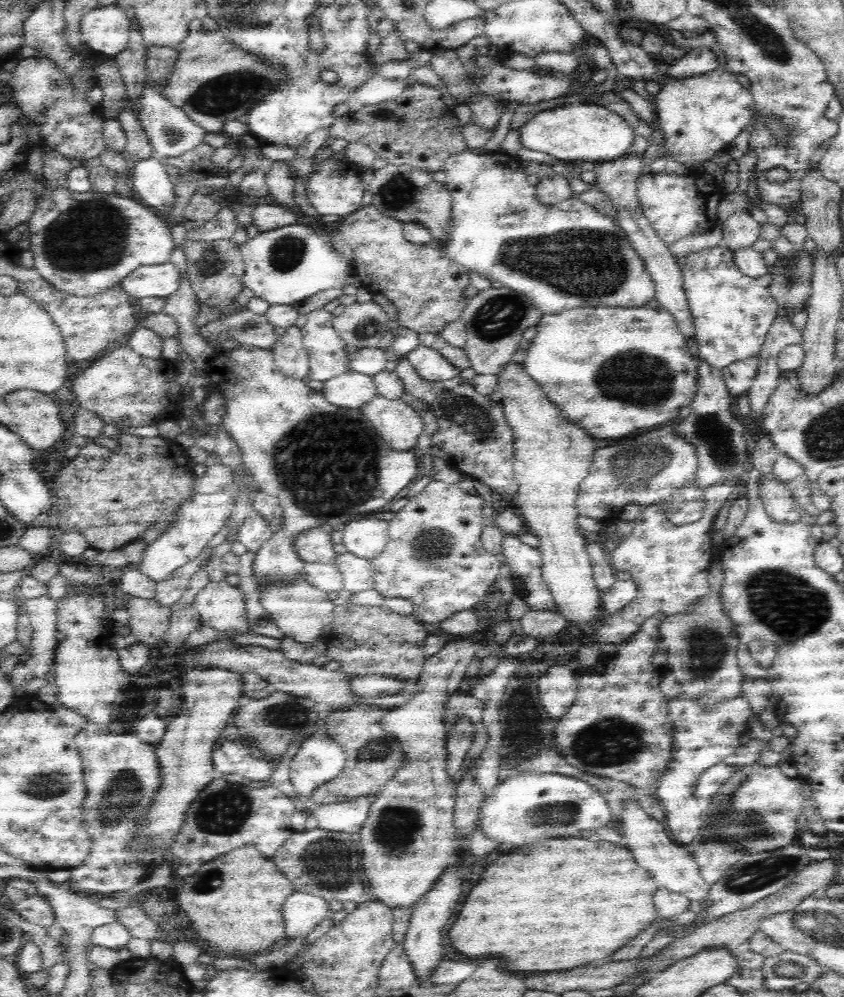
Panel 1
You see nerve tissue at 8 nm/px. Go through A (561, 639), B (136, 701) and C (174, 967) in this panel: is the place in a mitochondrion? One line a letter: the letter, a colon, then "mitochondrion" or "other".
A: other
B: other
C: other

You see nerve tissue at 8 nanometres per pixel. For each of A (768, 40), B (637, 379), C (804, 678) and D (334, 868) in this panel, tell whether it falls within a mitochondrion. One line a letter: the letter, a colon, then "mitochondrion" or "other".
A: mitochondrion
B: mitochondrion
C: other
D: mitochondrion

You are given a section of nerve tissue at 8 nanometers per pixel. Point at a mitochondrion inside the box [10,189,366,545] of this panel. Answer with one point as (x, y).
(91, 234)

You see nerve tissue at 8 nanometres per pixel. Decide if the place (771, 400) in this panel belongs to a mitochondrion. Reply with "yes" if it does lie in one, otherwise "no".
no

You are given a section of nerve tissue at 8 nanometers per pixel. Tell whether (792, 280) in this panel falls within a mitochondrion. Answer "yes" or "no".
yes

